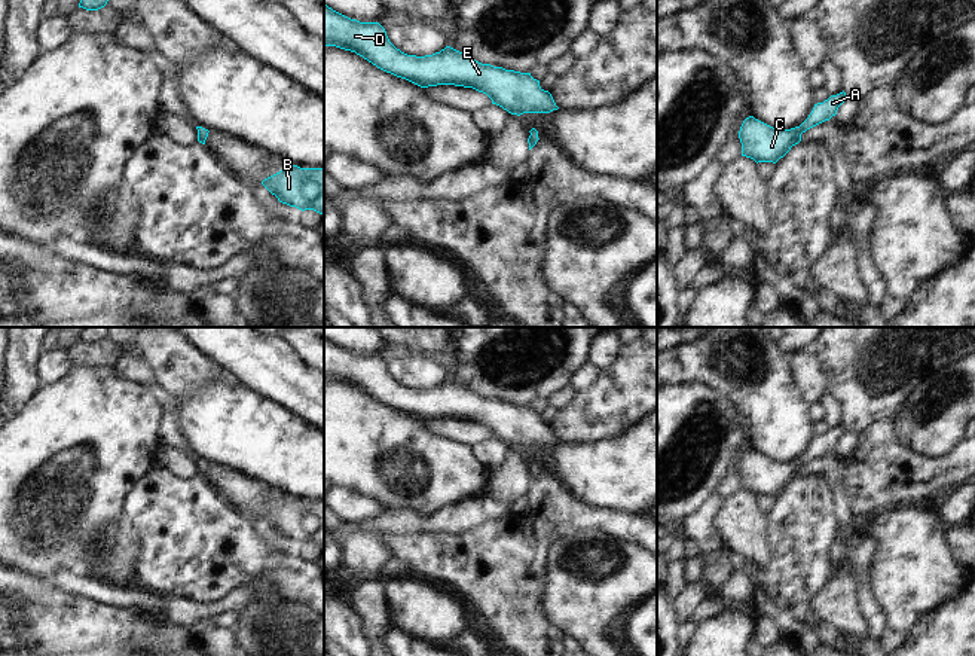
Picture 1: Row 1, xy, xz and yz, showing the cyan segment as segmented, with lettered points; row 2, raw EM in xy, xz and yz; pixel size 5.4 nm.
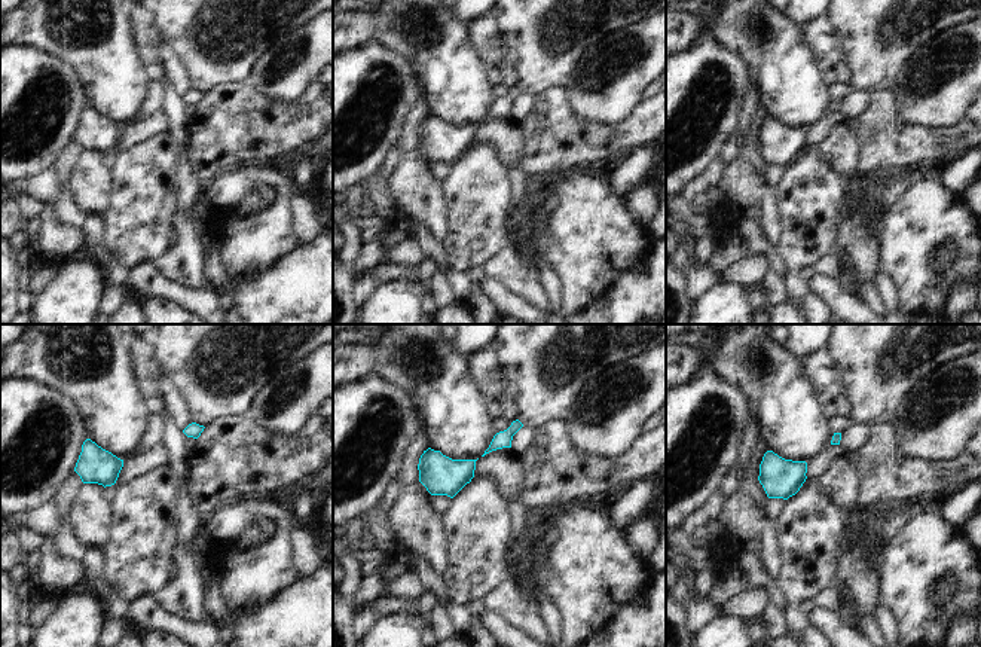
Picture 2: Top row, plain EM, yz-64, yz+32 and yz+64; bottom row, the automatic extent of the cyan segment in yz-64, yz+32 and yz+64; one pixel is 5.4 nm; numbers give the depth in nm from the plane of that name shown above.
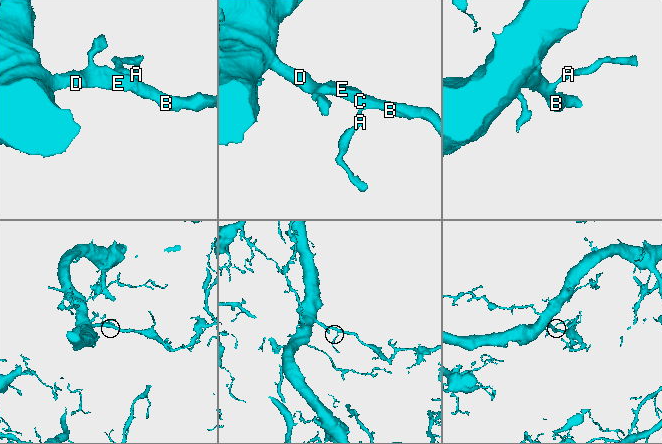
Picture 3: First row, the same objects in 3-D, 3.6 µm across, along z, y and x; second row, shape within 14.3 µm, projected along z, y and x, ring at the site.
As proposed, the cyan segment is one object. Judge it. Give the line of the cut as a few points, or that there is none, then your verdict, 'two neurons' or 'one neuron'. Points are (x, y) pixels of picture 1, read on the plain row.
cut none; one neuron

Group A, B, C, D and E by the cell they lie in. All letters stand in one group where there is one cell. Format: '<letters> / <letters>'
A B C D E

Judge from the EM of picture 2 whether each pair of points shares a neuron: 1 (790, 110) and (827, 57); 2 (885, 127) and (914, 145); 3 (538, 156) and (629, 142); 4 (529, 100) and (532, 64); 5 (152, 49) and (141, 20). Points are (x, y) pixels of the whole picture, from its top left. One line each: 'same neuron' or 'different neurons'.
1: different neurons
2: same neuron
3: same neuron
4: different neurons
5: same neuron

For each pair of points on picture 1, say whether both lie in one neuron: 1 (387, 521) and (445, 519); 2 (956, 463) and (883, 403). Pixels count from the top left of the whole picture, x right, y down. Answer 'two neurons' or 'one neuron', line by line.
1: one neuron
2: two neurons

